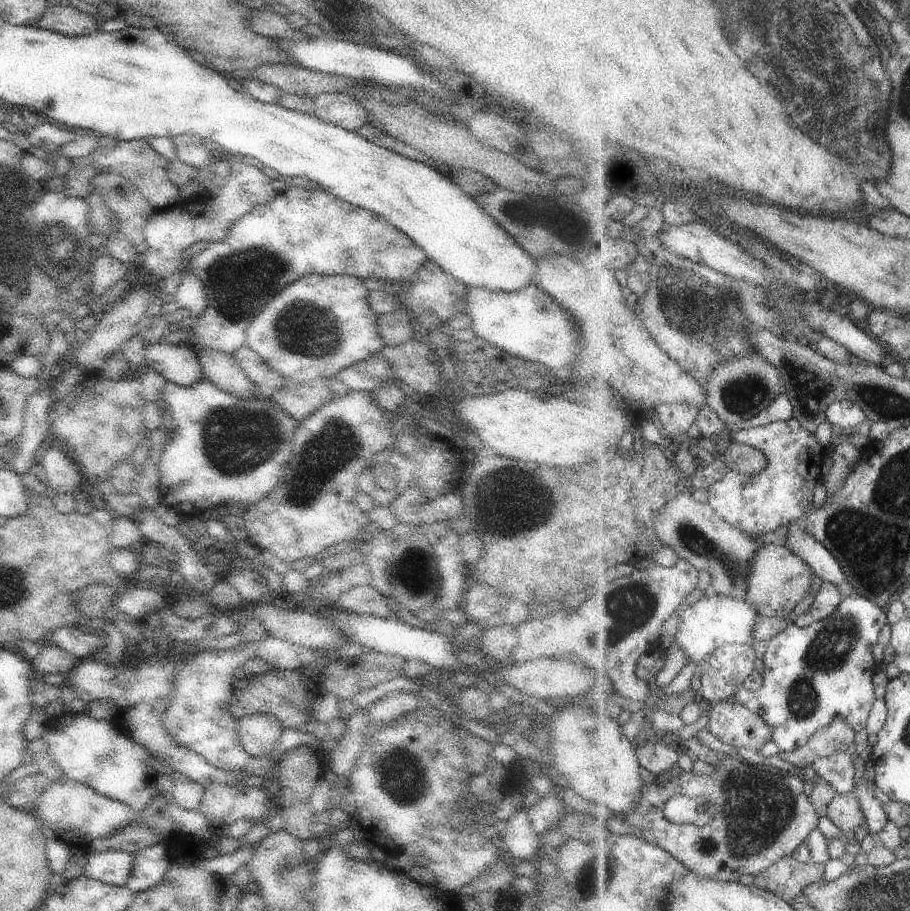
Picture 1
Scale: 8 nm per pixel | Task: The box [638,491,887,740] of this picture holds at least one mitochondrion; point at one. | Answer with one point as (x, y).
(831, 648)

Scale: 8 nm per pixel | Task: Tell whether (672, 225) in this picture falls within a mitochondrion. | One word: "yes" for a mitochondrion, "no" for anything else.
no

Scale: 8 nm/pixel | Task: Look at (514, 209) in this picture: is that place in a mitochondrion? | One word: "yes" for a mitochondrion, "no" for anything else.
no

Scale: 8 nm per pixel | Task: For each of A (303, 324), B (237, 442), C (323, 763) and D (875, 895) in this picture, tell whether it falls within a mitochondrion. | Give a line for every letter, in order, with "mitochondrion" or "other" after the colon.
A: mitochondrion
B: mitochondrion
C: other
D: mitochondrion

